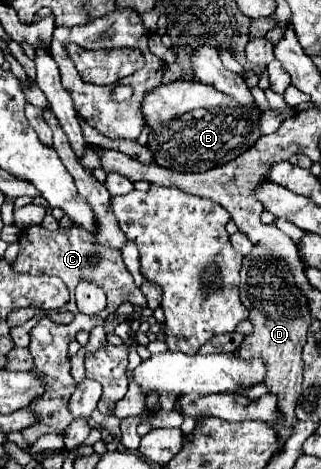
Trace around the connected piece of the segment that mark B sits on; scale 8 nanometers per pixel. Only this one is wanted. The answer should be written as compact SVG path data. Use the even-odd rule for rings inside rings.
M177 80L151 90L143 102L143 114L147 126L151 126L153 130L149 138L149 150L153 152L159 166L169 166L171 170L209 170L213 166L221 166L249 150L249 146L253 146L261 138L261 110L257 108L257 104L253 112L253 108L241 106L227 94L215 90L211 84L203 84L197 80Z

